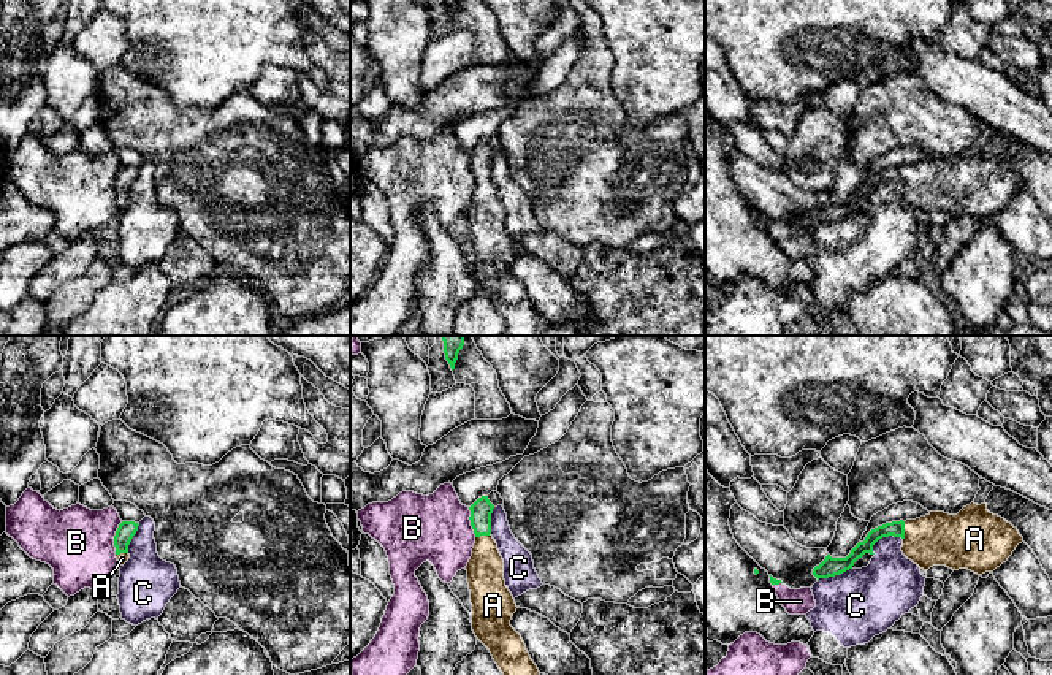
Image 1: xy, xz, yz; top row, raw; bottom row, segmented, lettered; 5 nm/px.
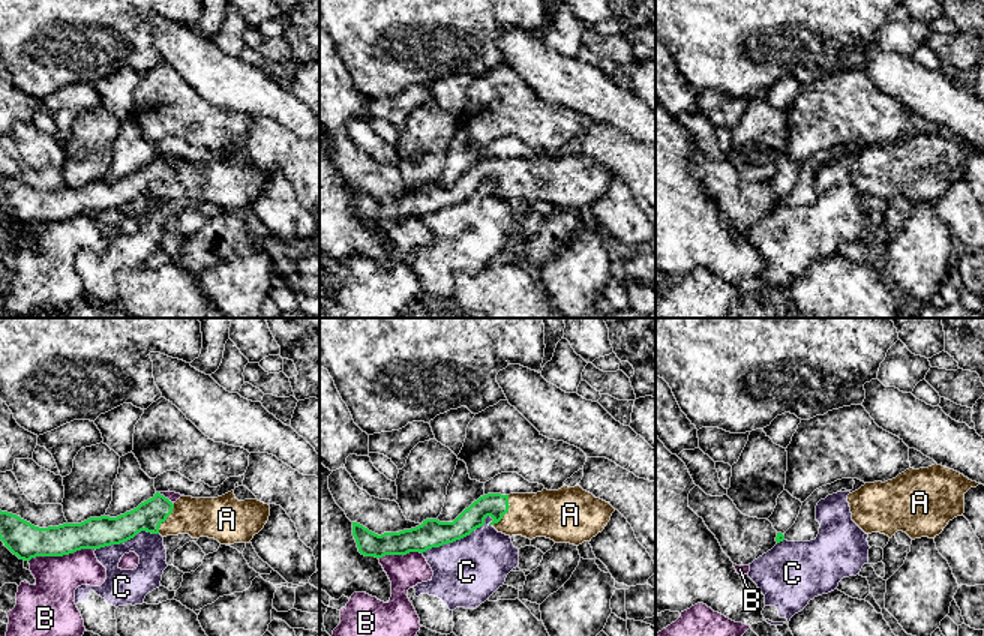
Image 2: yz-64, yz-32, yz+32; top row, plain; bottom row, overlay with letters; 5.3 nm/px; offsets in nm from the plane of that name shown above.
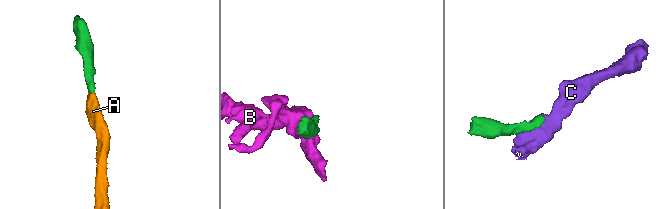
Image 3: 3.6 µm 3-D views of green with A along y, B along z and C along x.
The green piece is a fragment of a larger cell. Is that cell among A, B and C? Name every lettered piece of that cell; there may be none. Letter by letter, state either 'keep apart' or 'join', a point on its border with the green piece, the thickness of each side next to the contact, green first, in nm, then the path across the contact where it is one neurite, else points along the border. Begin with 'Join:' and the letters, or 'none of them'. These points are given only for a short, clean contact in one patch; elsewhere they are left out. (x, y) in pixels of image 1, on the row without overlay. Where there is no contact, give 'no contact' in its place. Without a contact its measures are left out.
Join: A
A: join | yz (903, 176) | 80/280 nm | across yz (895, 173), (903, 176), (938, 184)
B: keep apart | xy (114, 183) | 90/360 nm
C: keep apart | yz (884, 181) | 80/300 nm

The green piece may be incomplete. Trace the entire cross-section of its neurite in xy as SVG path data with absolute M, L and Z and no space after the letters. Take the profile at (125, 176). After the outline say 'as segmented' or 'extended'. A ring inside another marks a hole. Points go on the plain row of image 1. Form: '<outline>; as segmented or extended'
M122 166L116 176L114 192L116 192L116 203L120 211L124 211L130 203L128 190L138 176L138 171L139 170L135 166Z; extended

